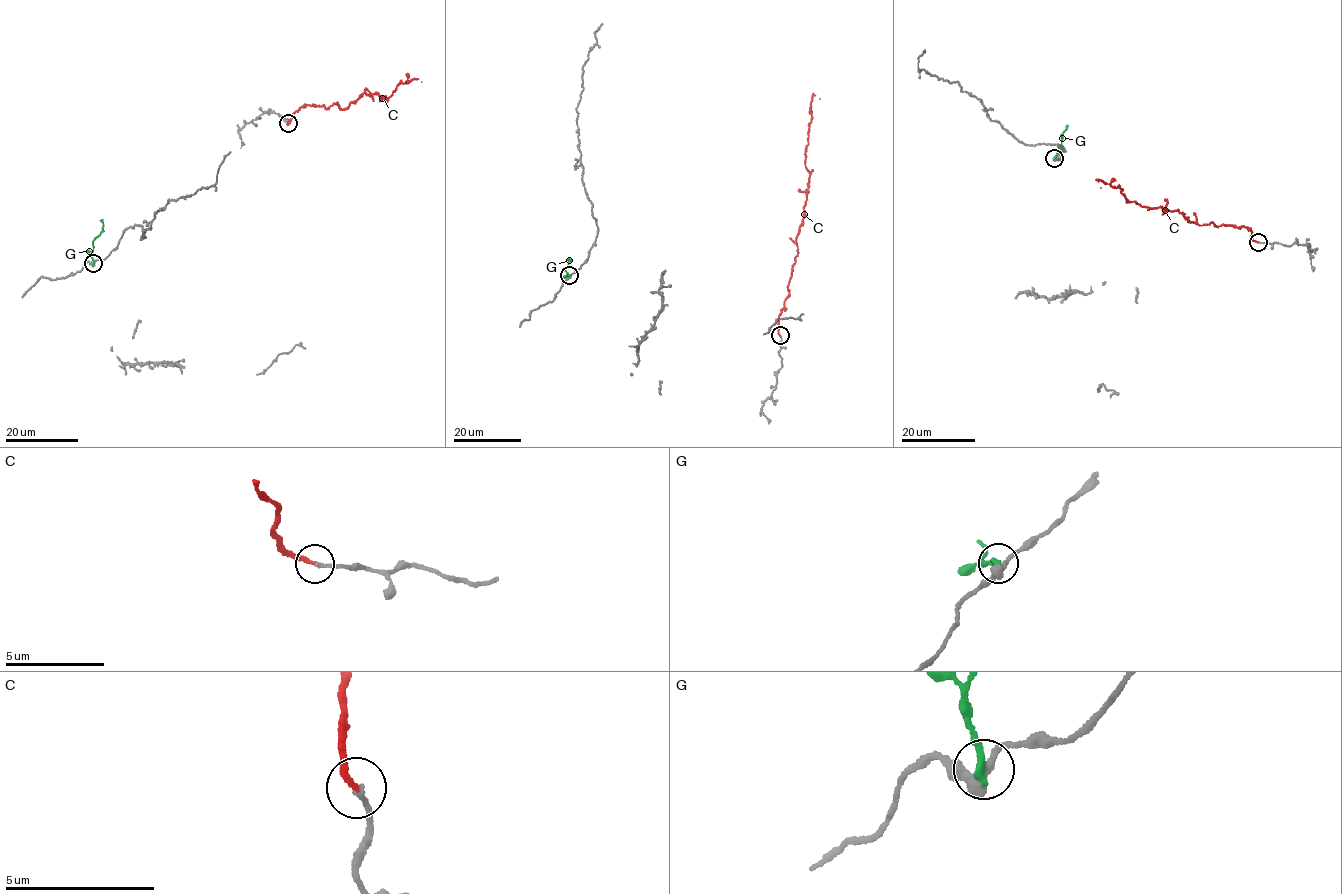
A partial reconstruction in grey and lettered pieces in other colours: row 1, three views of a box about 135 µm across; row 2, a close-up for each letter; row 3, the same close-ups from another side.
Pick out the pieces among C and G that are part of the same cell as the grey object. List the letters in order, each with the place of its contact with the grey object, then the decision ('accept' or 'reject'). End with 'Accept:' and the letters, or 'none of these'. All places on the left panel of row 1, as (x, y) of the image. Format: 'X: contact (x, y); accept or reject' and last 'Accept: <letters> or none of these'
C: contact (288, 123); accept
G: contact (93, 263); reject
Accept: C

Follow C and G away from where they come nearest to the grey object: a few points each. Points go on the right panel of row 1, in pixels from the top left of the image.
C: (1258, 242), (1243, 226), (1199, 225), (1177, 210), (1150, 208), (1129, 201), (1121, 189), (1098, 180), (1101, 188)
G: (1055, 158), (1061, 134), (1068, 125)

